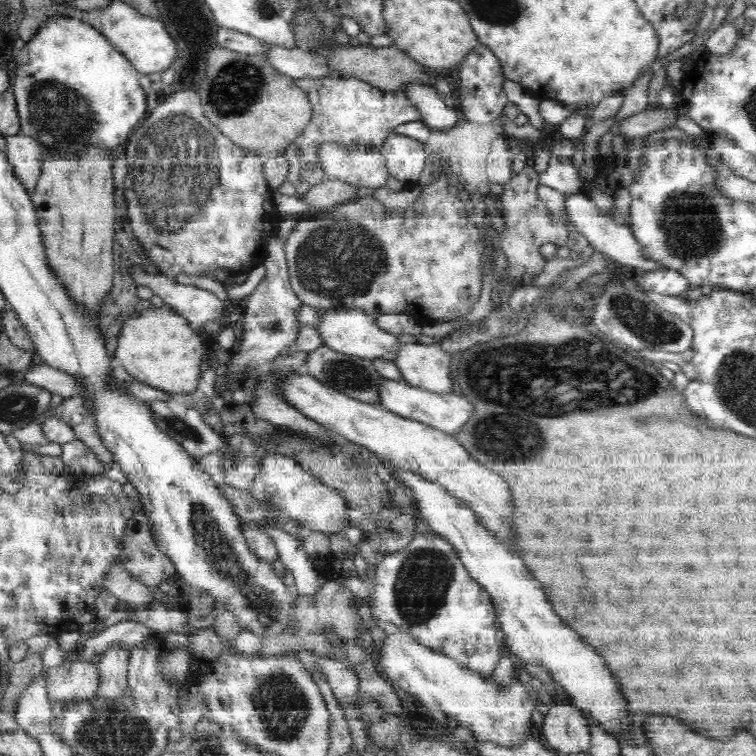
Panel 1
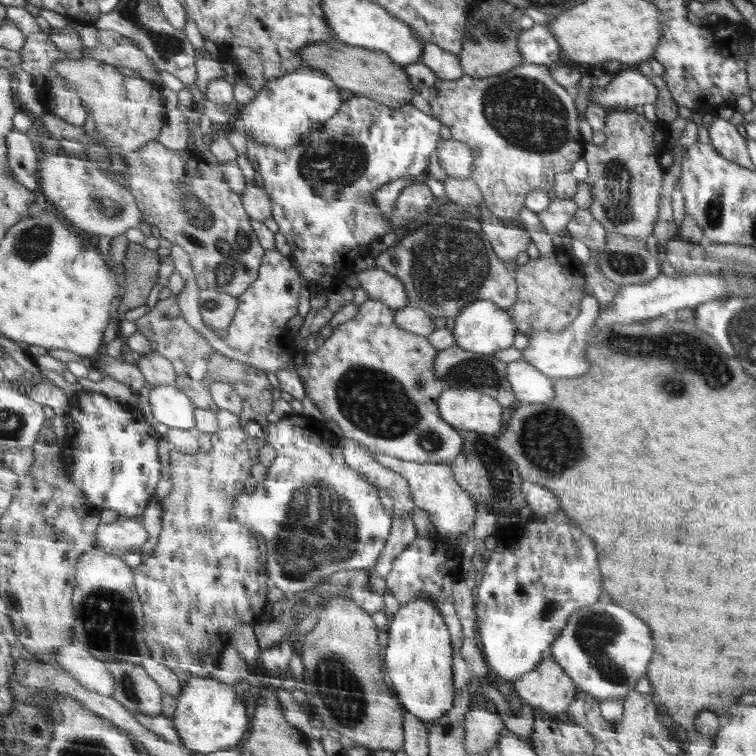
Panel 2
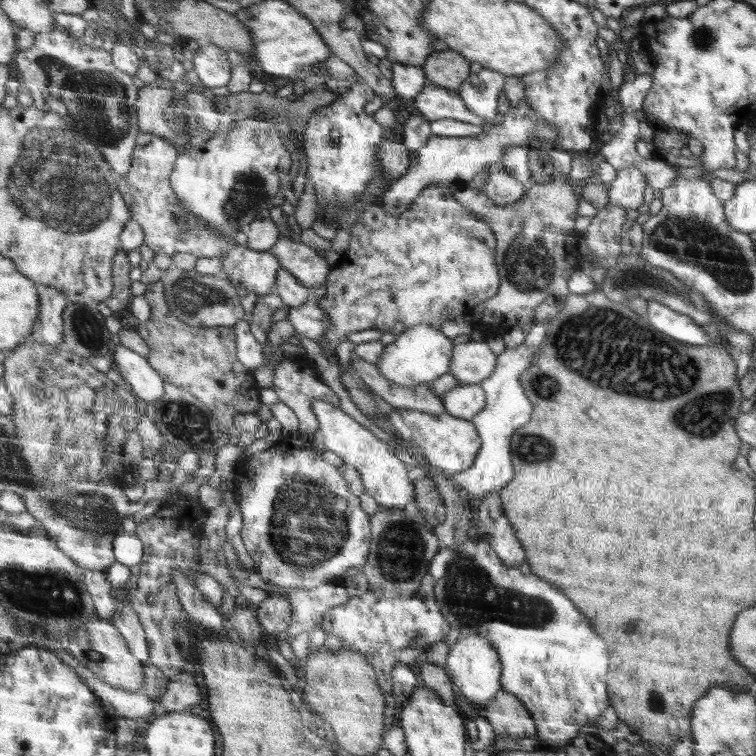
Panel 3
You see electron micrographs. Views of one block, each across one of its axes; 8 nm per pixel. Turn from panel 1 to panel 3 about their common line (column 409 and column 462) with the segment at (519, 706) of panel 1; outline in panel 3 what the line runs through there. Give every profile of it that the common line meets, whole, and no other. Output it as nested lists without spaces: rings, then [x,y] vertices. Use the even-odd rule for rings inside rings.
[[[480,635],[460,636],[458,641],[450,646],[444,670],[464,697],[476,703],[476,706],[486,706],[487,702],[492,701],[501,691],[502,662],[498,657],[498,650]]]

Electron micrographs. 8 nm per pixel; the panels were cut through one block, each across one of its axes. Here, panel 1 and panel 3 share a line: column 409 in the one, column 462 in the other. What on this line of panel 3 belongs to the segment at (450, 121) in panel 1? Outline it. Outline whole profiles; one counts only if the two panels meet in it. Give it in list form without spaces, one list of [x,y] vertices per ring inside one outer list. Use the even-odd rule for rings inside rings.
[[[488,67],[469,79],[457,90],[467,107],[485,119],[486,126],[495,118],[497,107],[502,104],[507,75]]]

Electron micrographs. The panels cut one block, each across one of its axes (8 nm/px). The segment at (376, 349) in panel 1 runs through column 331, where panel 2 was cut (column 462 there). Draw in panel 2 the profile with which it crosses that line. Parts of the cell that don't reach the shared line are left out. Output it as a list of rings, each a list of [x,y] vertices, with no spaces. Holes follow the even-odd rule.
[[[490,300],[473,301],[462,309],[457,314],[455,326],[452,329],[454,339],[456,339],[454,344],[480,354],[495,354],[509,349],[513,346],[518,332],[520,331],[517,330],[517,323],[512,319],[512,313]]]

